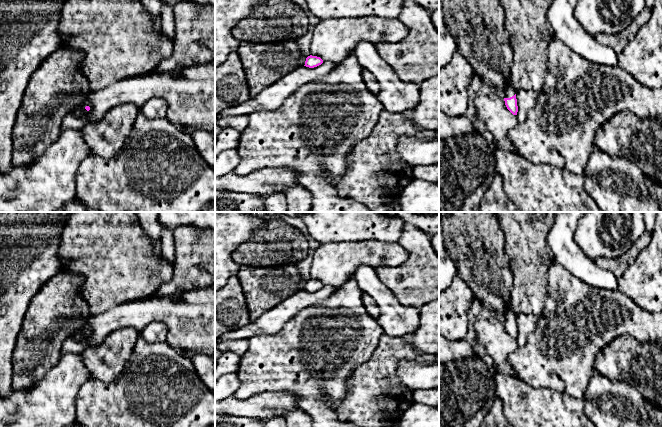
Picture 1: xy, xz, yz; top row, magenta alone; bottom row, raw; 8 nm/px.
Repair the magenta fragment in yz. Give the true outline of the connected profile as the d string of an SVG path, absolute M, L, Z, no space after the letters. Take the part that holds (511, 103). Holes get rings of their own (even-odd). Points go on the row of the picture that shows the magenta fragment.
M500 0L504 9L504 25L509 33L509 42L513 51L510 72L510 85L504 91L507 109L517 115L516 93L520 89L534 90L540 93L546 85L548 68L548 44L555 37L546 13L553 0Z

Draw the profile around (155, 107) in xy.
M153 97L138 108L147 118L165 118L168 105L162 98Z

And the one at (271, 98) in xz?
M323 62L321 65L309 68L299 66L283 76L276 83L268 86L255 97L251 97L240 105L229 107L218 114L217 119L227 116L250 115L261 110L275 110L281 106L287 97L295 93L301 86L320 80L329 74L337 63Z

